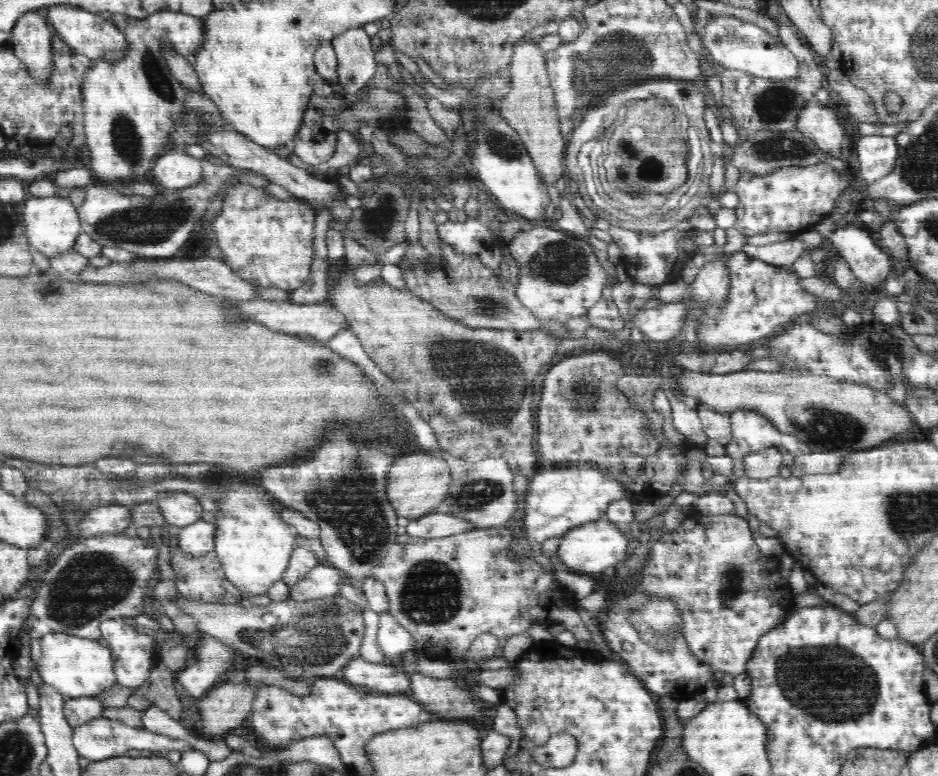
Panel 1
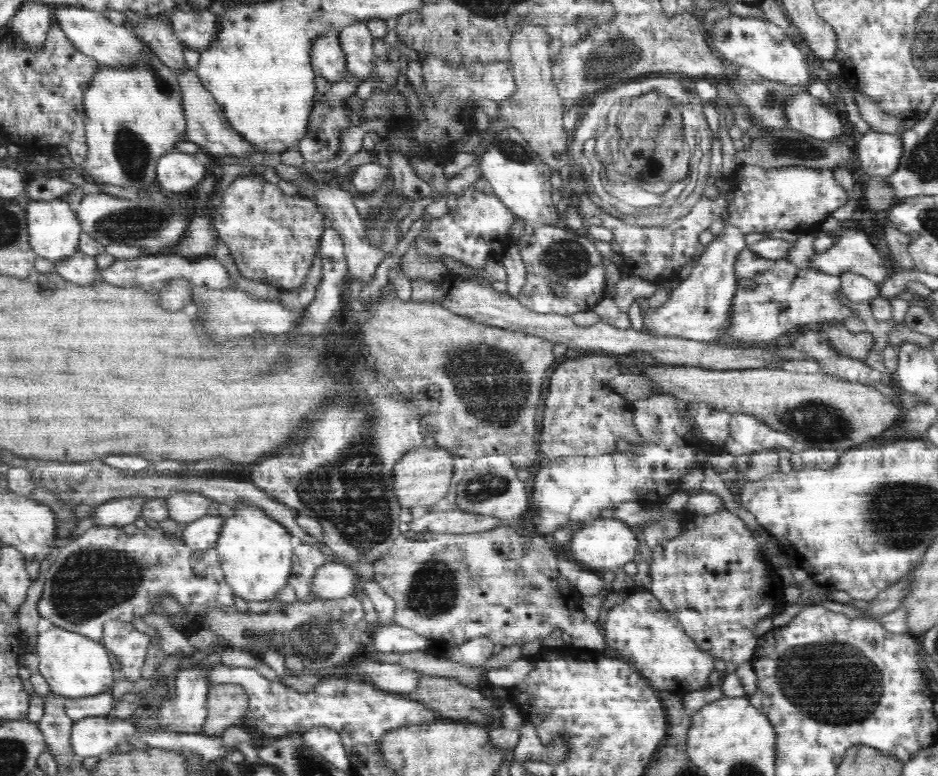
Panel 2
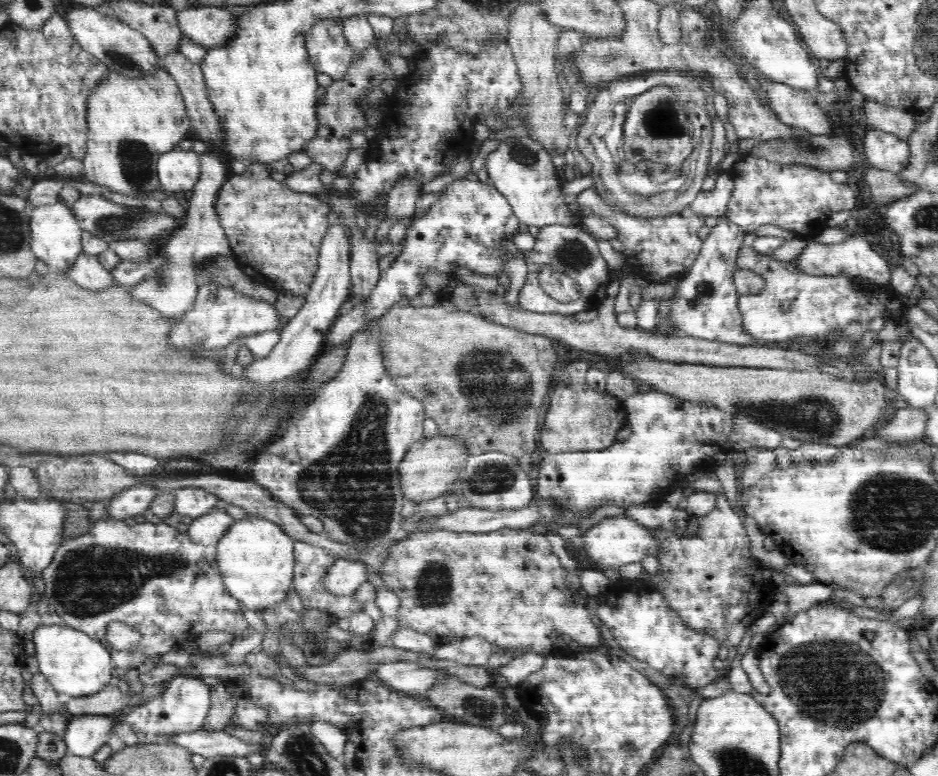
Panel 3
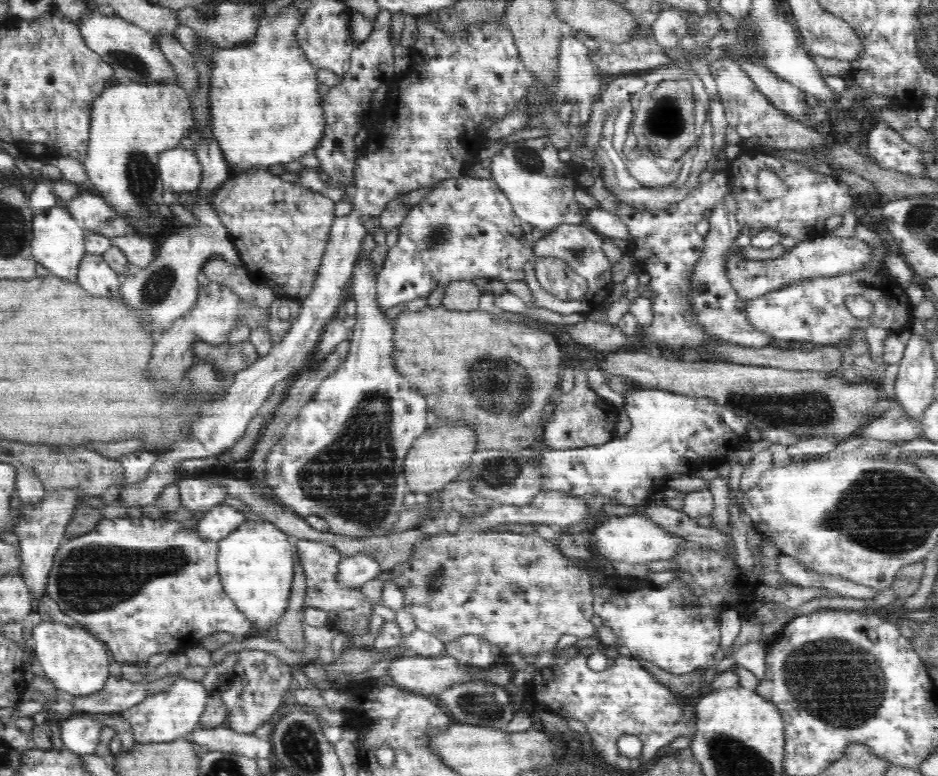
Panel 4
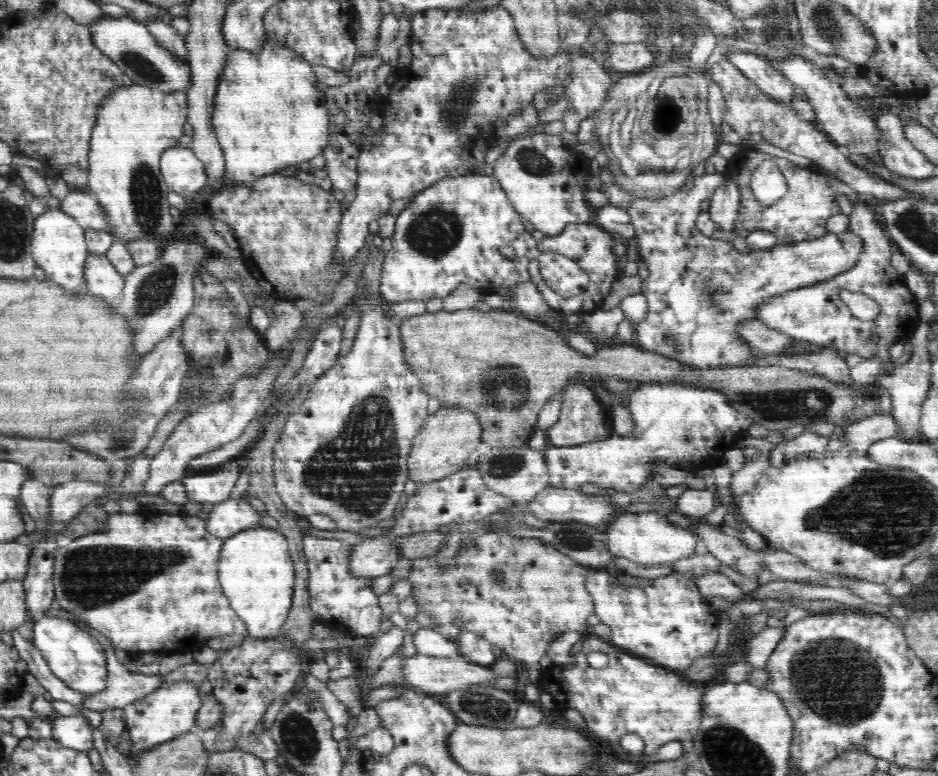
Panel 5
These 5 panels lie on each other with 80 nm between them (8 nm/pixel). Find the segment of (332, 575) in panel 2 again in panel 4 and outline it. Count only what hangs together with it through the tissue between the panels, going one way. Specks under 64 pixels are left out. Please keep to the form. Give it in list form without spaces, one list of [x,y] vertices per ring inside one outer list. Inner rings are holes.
[[[356,554],[342,558],[335,578],[348,588],[361,588],[365,582],[376,578],[381,572],[379,564],[373,558]]]

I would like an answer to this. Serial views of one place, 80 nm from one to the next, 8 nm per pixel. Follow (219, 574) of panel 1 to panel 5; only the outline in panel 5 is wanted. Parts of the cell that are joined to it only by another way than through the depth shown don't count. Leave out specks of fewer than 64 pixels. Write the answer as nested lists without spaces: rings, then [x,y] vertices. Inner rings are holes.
[[[188,508],[183,512],[184,514],[180,512],[175,515],[157,512],[152,519],[140,515],[138,512],[134,514],[115,513],[109,515],[103,526],[103,531],[79,536],[72,539],[67,546],[58,547],[54,554],[53,589],[56,602],[58,602],[60,608],[73,614],[76,619],[84,621],[86,625],[90,625],[102,636],[105,636],[112,643],[114,649],[122,650],[126,653],[163,653],[165,651],[194,653],[206,645],[210,638],[230,635],[236,637],[247,636],[246,624],[234,613],[229,598],[223,593],[219,581],[218,561],[225,539],[212,536],[206,530],[206,521],[197,517],[195,509]]]

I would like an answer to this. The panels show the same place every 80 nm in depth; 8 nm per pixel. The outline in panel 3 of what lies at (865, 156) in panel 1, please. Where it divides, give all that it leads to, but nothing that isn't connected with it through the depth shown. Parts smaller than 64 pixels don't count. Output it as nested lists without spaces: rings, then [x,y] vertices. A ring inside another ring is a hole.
[[[873,129],[864,136],[864,156],[866,167],[899,174],[908,166],[910,145],[894,134]]]

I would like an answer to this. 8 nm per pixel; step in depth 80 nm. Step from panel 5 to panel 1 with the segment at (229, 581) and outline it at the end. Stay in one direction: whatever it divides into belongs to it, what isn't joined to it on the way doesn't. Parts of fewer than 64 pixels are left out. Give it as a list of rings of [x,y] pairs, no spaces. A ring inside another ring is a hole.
[[[246,482],[223,486],[228,490],[224,489],[214,498],[218,502],[214,551],[225,578],[236,588],[254,596],[266,595],[266,590],[281,580],[288,568],[296,530],[282,520],[283,507],[268,492],[264,492],[264,487],[258,488]]]

